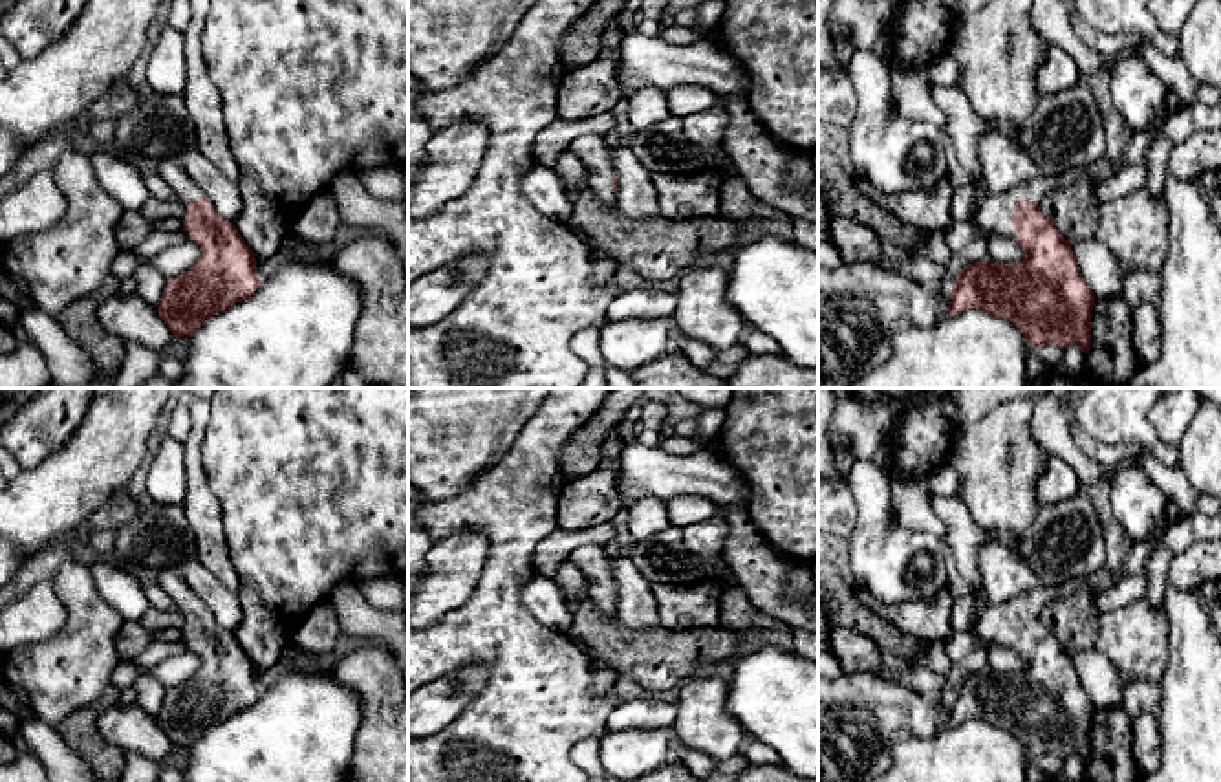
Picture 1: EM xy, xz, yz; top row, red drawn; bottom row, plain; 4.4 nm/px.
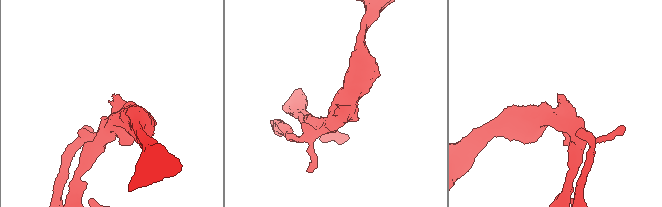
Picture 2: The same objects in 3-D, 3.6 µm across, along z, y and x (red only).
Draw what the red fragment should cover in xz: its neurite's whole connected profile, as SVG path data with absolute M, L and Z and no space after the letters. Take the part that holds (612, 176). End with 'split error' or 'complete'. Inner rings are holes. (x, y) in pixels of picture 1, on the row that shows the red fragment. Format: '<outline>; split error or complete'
M586 134L571 141L569 150L584 163L588 174L586 181L602 205L615 200L617 181L611 165L611 147L604 143L602 136Z; split error

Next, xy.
M159 159L150 168L183 203L183 231L201 249L200 260L190 269L167 280L156 304L174 337L189 337L212 315L251 297L262 280L256 258L236 225L216 214L178 159Z; split error

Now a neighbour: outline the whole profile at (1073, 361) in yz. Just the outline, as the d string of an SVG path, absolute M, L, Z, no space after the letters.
M1078 344L1064 348L1062 359L1054 364L1058 374L1082 375L1086 374L1086 352Z

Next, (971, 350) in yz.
M981 310L932 328L897 322L891 353L848 388L1027 388L1027 339Z

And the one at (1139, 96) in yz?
M1137 55L1118 60L1109 71L1109 93L1122 117L1133 130L1146 130L1170 97L1170 88Z

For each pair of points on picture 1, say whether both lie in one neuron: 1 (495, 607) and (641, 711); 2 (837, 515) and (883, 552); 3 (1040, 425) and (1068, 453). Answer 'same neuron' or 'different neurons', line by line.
1: different neurons
2: different neurons
3: same neuron

